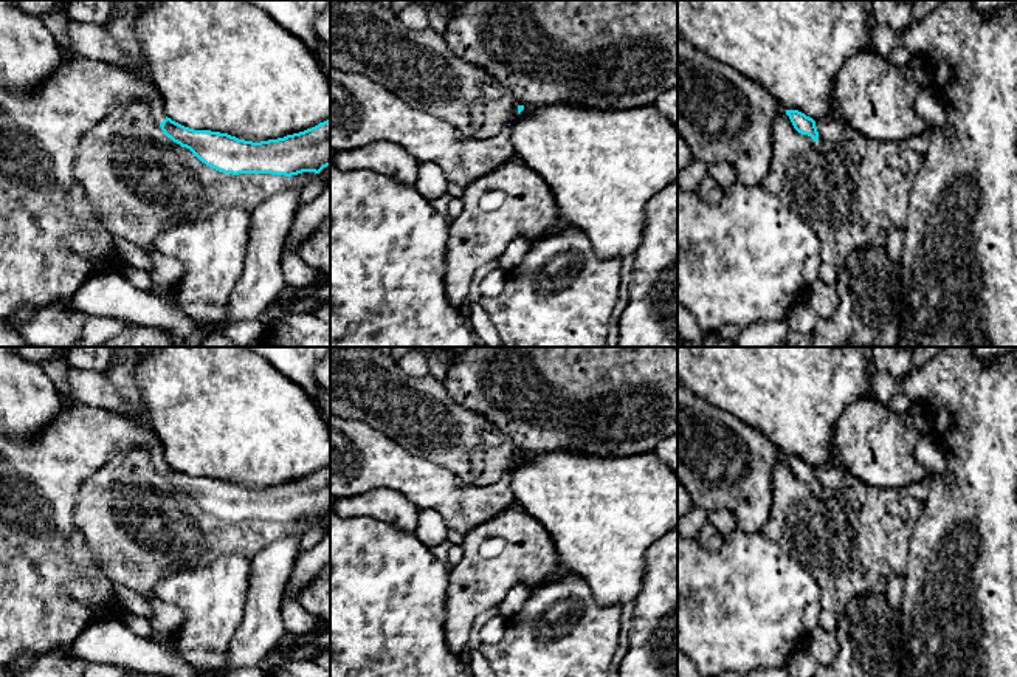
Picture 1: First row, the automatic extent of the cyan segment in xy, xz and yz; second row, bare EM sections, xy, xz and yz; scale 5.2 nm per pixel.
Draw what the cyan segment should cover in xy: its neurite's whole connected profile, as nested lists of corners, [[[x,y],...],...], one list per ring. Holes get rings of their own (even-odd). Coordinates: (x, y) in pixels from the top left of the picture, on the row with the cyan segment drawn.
[[[82,56],[62,59],[59,68],[29,95],[16,95],[0,87],[0,319],[22,307],[37,313],[48,304],[71,297],[85,279],[96,273],[116,273],[122,257],[113,246],[118,235],[87,201],[84,191],[73,178],[73,163],[85,133],[96,125],[118,102],[144,101],[163,133],[181,147],[189,149],[206,166],[223,174],[298,175],[319,174],[330,166],[330,119],[299,133],[260,143],[239,139],[228,133],[194,130],[166,116],[163,99],[147,77]]]

